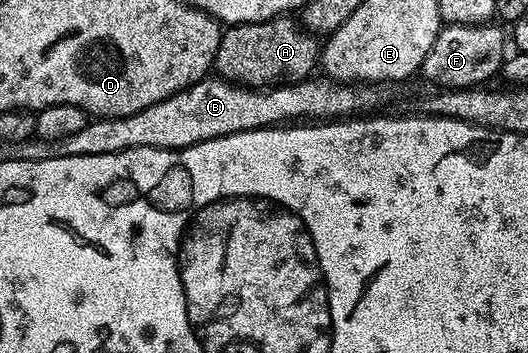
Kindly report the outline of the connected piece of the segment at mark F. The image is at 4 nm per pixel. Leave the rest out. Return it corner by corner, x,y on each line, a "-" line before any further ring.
496,23
488,24
445,24
441,33
437,36
435,46
427,54
423,65
423,76
426,76
436,87
441,90
446,89
476,89
484,85
484,80
489,80
493,75
502,71
507,59
505,52
505,40
507,44
507,32
501,28
496,28

